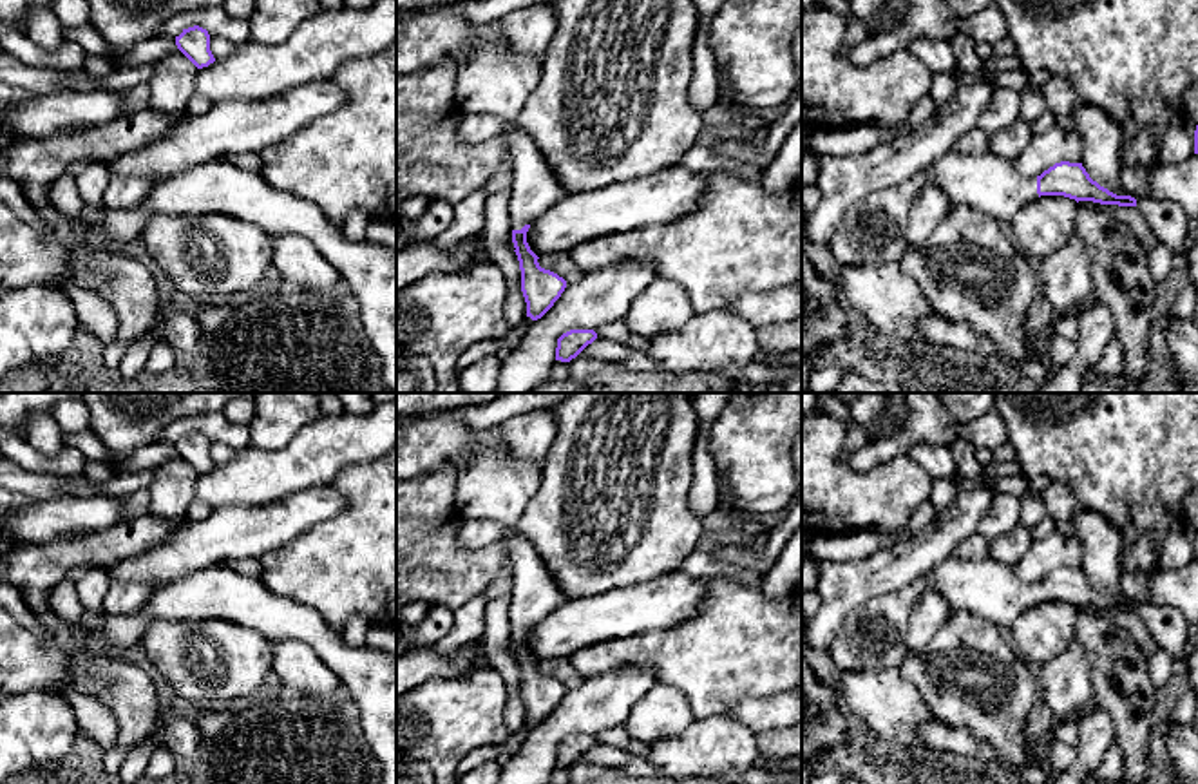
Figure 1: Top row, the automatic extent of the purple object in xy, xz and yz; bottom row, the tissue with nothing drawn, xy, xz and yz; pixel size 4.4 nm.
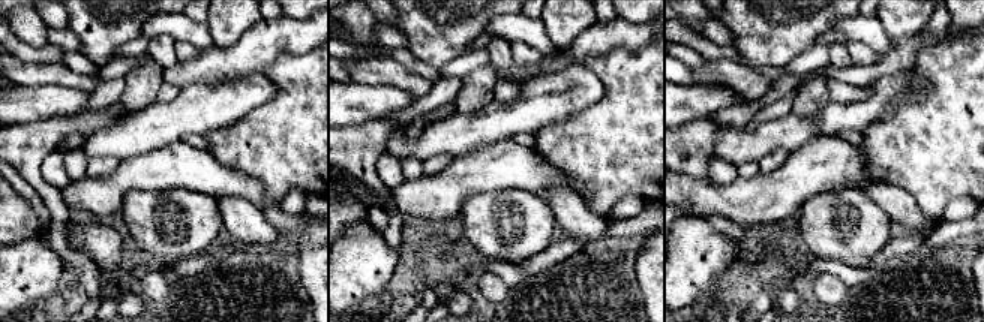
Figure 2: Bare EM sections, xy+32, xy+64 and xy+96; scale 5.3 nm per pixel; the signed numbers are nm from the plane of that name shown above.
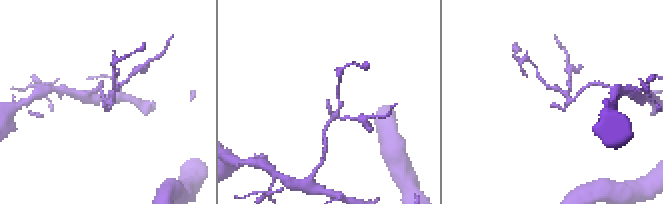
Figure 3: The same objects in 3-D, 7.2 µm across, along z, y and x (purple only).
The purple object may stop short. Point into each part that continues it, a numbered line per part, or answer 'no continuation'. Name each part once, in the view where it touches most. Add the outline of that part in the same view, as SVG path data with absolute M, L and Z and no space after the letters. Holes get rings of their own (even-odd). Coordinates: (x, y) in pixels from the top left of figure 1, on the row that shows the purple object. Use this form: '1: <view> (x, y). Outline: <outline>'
1: yz (873, 230). Outline: M950 150L903 185L872 192L856 201L843 214L829 244L834 259L841 266L899 263L908 248L907 226L910 208L927 185L939 186L954 203L970 205L992 215L997 223L1012 223L1028 203L1039 197L1037 177L1019 176L1012 161L994 152L961 156Z

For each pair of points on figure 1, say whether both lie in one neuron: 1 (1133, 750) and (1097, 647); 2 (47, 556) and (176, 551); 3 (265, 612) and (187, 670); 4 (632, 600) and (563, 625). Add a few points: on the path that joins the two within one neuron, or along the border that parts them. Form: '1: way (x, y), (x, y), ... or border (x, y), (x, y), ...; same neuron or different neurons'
1: way (1131, 725), (1128, 708), (1108, 688), (1104, 672); same neuron
2: border (176, 529), (161, 542), (105, 567); different neurons
3: border (203, 620), (245, 625), (270, 641); different neurons
4: way (616, 614), (579, 623); same neuron

